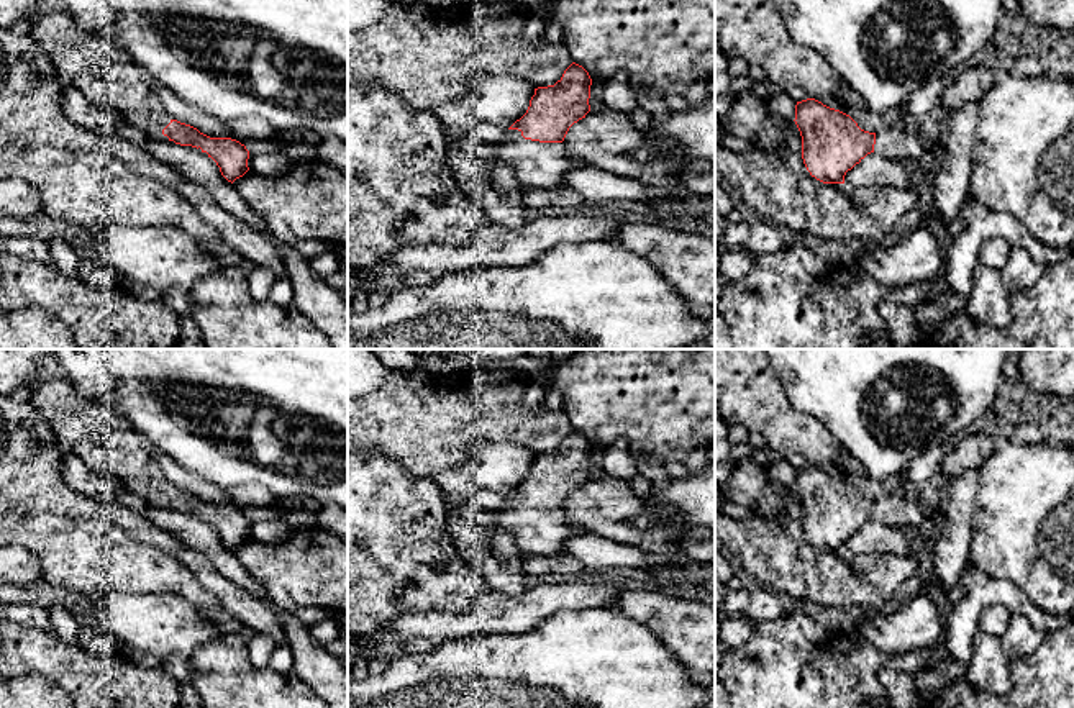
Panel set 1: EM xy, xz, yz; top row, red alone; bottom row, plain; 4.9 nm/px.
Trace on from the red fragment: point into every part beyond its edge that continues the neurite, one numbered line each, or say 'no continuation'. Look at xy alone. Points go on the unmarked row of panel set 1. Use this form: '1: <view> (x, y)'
1: xy (105, 441)

